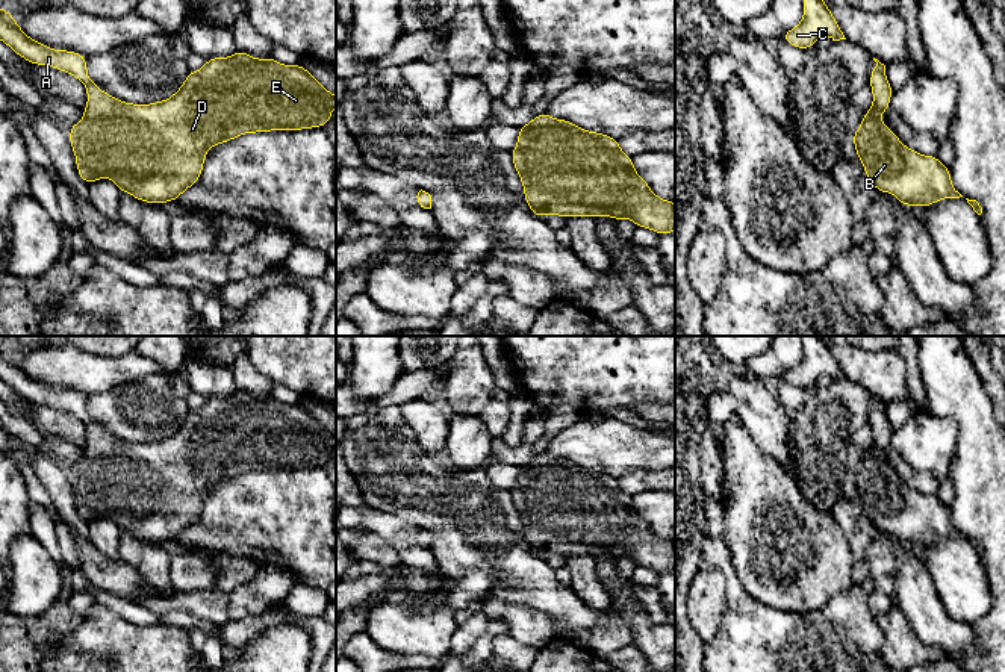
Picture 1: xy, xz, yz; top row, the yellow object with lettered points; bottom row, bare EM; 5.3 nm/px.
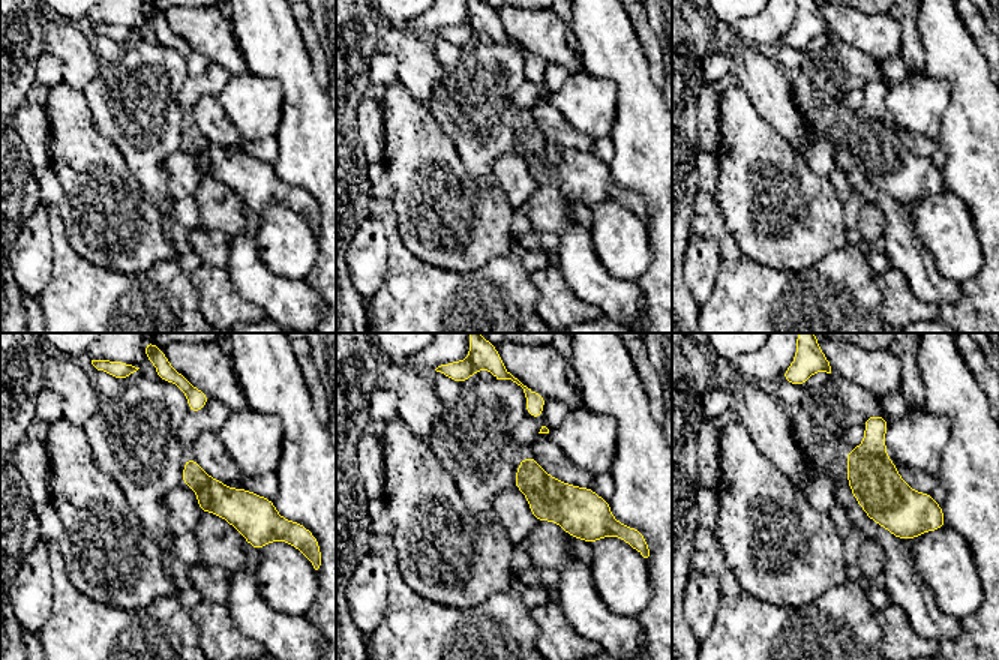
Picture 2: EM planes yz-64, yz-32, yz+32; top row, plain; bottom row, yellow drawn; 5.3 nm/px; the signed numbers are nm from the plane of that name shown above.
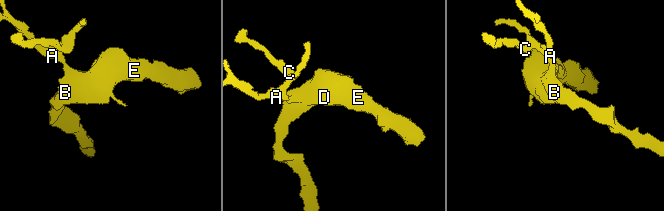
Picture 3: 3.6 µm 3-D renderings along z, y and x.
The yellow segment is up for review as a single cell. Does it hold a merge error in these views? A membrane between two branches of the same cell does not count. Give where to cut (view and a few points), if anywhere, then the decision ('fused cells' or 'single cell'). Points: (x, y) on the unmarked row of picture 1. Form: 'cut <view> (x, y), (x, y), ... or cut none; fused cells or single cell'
cut none; single cell

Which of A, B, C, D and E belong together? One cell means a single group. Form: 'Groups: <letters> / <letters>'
Groups: A B C D E

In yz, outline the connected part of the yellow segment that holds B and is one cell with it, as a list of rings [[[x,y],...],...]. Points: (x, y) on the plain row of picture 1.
[[[875,397],[873,400],[876,404],[869,421],[873,442],[860,460],[860,468],[852,472],[857,496],[861,499],[867,518],[876,530],[893,533],[899,542],[908,546],[928,546],[944,537],[963,536],[951,521],[951,507],[944,506],[937,495],[925,495],[904,484],[898,474],[879,459],[879,454],[890,448],[895,427],[887,421],[885,404]]]

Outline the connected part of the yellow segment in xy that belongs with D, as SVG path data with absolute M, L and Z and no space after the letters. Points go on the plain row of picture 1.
M0 347L0 378L33 404L48 404L79 418L88 442L83 459L70 466L80 518L91 524L110 518L139 540L162 543L176 540L201 515L210 486L245 472L304 469L331 460L336 434L327 430L304 406L283 404L272 398L256 398L238 389L229 397L210 397L204 406L189 410L174 434L151 443L126 442L101 430L88 415L86 395L70 389L53 389L29 377L9 350Z

